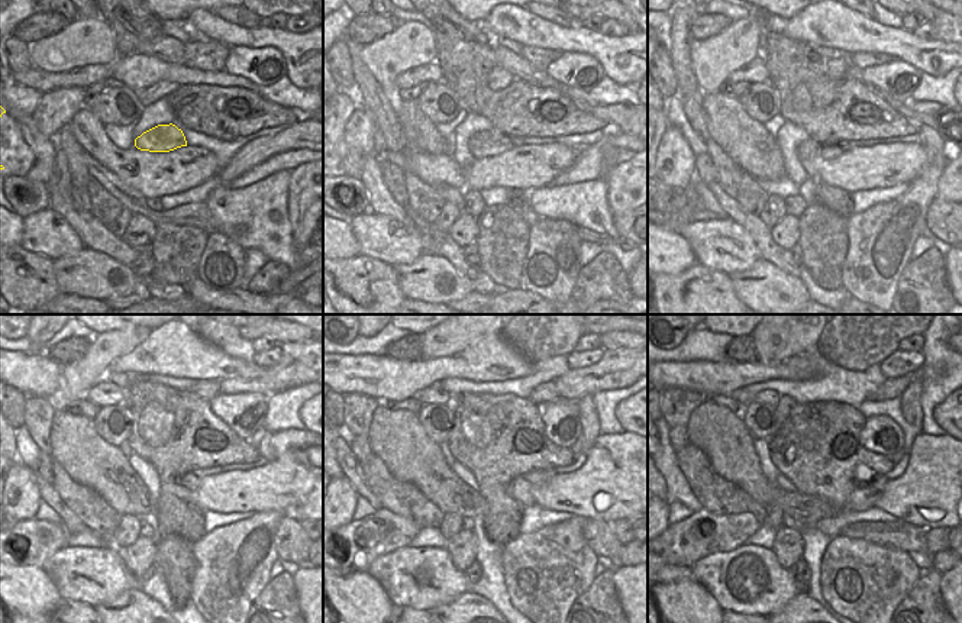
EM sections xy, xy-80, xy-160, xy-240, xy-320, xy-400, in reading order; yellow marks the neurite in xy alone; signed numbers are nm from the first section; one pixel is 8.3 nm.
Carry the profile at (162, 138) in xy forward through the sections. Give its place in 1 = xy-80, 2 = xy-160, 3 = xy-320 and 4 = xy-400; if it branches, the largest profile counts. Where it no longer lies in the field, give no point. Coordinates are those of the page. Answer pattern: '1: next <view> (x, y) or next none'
1: next xy-80 (491, 142)
2: next xy-160 (812, 154)
3: next xy-320 (517, 488)
4: next xy-400 (864, 497)

